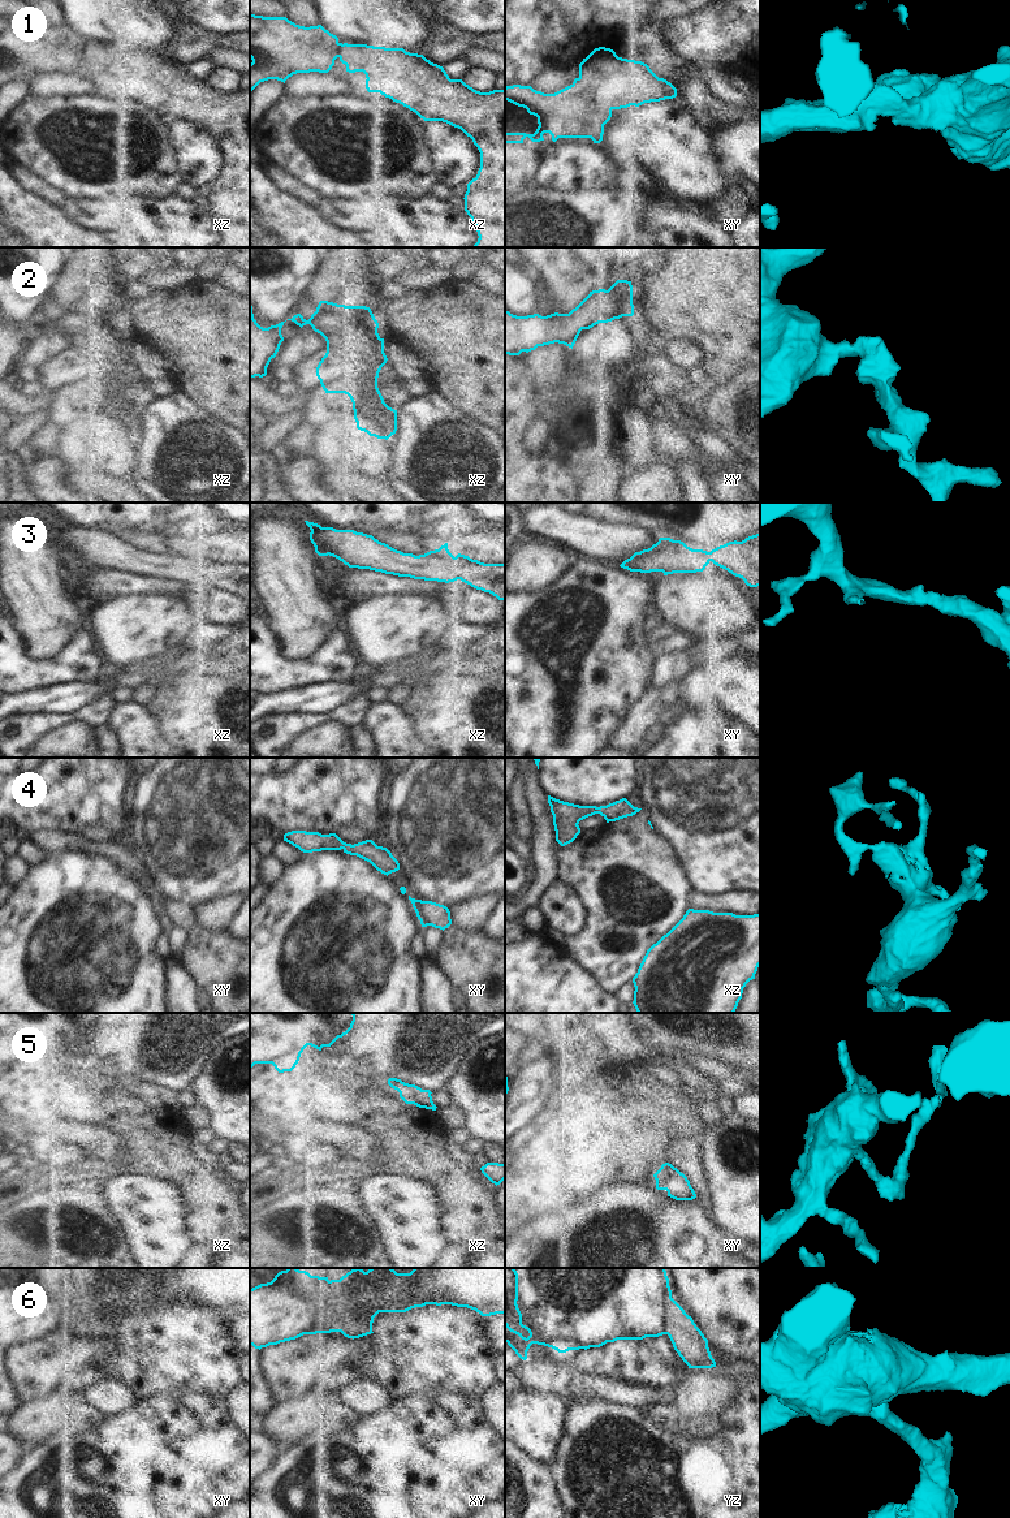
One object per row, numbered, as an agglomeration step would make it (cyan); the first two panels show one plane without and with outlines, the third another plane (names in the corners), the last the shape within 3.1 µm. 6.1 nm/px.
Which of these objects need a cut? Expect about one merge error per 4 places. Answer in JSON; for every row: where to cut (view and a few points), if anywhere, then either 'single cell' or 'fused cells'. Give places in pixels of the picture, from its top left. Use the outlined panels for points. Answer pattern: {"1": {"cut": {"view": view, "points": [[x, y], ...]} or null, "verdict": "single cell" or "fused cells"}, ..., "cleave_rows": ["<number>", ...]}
{"1": {"cut": null, "verdict": "single cell"}, "2": {"cut": null, "verdict": "single cell"}, "3": {"cut": null, "verdict": "single cell"}, "4": {"cut": null, "verdict": "single cell"}, "5": {"cut": null, "verdict": "single cell"}, "6": {"cut": {"view": "xy", "points": [[341, 1306], [354, 1302], [355, 1312], [371, 1325]]}, "verdict": "fused cells"}, "cleave_rows": ["6"]}

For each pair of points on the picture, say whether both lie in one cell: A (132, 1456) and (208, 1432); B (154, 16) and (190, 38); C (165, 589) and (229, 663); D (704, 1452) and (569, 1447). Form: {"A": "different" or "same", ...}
{"A": "same", "B": "different", "C": "different", "D": "same"}

